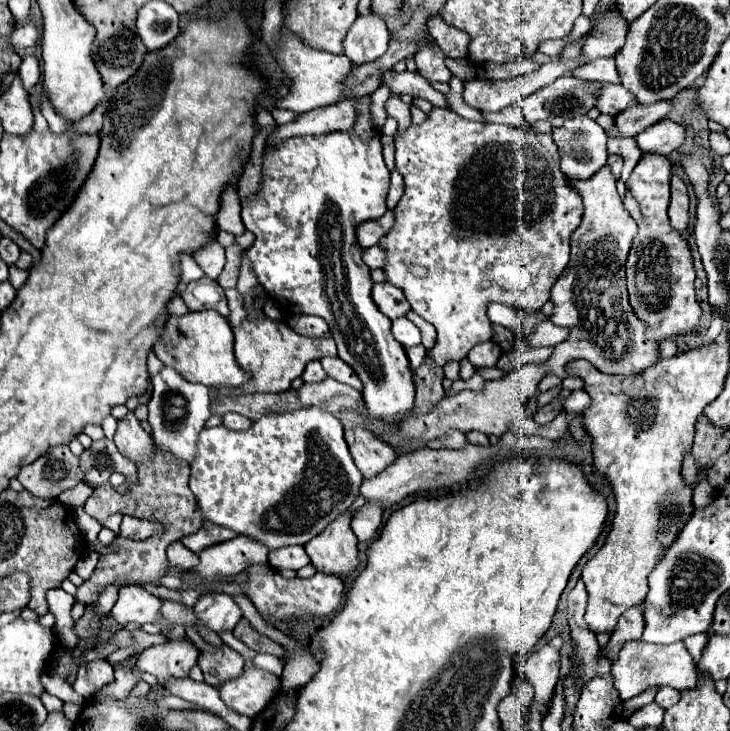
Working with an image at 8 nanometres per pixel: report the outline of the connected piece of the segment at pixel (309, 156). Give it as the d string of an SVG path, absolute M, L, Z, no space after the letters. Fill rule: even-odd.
M363 96L357 104L357 110L359 110L359 116L357 116L357 122L353 126L353 130L349 132L333 132L333 134L325 134L325 136L299 136L299 138L287 138L283 140L277 148L273 150L265 150L263 154L263 180L261 180L261 188L259 192L247 200L243 204L243 210L241 210L241 216L243 216L243 224L249 232L255 234L255 244L245 250L251 264L253 264L253 272L259 280L259 284L263 286L263 290L267 292L269 298L273 298L281 310L289 310L291 314L313 314L313 316L321 316L325 318L325 322L331 326L331 334L333 334L333 340L337 344L337 352L339 352L339 358L345 360L355 372L357 376L361 378L363 382L363 400L369 408L369 414L371 416L377 416L377 418L395 418L399 424L401 418L405 412L409 412L413 408L413 402L415 402L415 386L413 386L413 372L409 368L409 362L407 362L407 354L405 354L405 348L401 344L397 344L397 340L393 338L391 334L391 320L379 312L377 304L373 302L371 298L371 288L373 288L373 280L371 280L371 270L369 266L363 262L363 248L359 246L357 242L357 236L355 236L355 228L367 220L377 220L381 218L385 212L387 212L387 206L385 206L385 198L387 198L387 190L389 190L389 170L383 162L383 154L381 154L381 140L379 140L379 134L373 130L371 126L371 116L369 116L369 104L371 104L371 96Z

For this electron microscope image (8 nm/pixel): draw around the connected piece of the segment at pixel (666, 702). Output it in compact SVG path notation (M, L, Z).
M665 686L665 688L659 688L659 690L657 690L657 694L655 694L655 702L657 702L659 706L663 706L663 708L669 708L669 706L677 704L679 696L681 696L681 692L677 692L677 690Z

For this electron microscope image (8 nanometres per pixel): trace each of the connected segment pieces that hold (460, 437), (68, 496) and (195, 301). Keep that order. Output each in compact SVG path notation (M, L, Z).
M453 432L451 434L451 438L445 438L445 442L431 442L429 446L431 448L465 448L465 444L467 444L467 438L465 438L465 434L463 432Z
M83 482L83 484L77 484L77 486L71 488L71 490L65 490L65 492L59 496L59 500L61 500L61 504L67 504L69 508L75 510L75 508L79 508L79 506L85 504L85 500L91 496L91 492L93 492L93 488Z
M201 278L195 282L189 282L187 288L181 292L181 298L185 300L189 310L217 310L221 316L229 316L227 298L221 286L215 280Z

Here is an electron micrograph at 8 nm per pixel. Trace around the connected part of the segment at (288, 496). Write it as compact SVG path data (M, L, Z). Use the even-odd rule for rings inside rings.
M301 408L301 410L285 412L285 414L267 414L261 420L253 422L253 426L249 430L245 430L245 432L233 432L233 430L229 430L225 426L205 428L201 432L201 436L199 436L199 452L197 452L197 458L191 464L189 488L197 496L197 504L199 504L201 512L203 512L203 518L205 520L211 520L211 522L215 522L219 526L227 526L227 528L231 528L237 534L255 538L255 540L263 542L269 548L283 548L283 546L291 546L291 544L301 544L303 546L311 538L315 538L319 532L323 532L339 514L343 514L355 502L355 498L359 496L361 480L363 480L361 478L361 472L353 464L353 458L351 458L349 448L345 444L341 422L335 416L331 416L331 414L327 414L327 412L319 410L319 408Z

